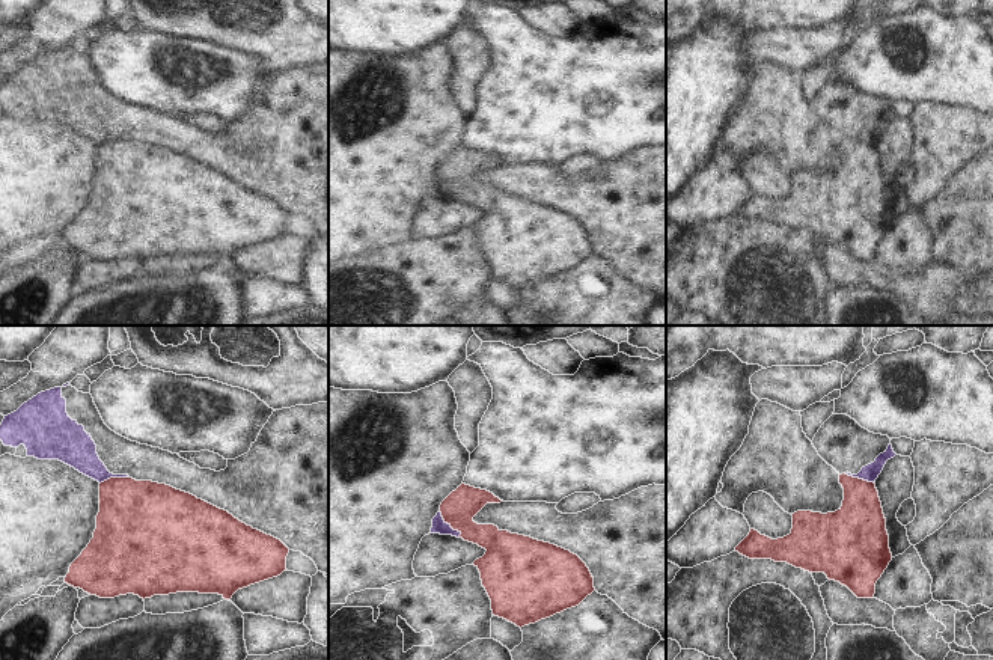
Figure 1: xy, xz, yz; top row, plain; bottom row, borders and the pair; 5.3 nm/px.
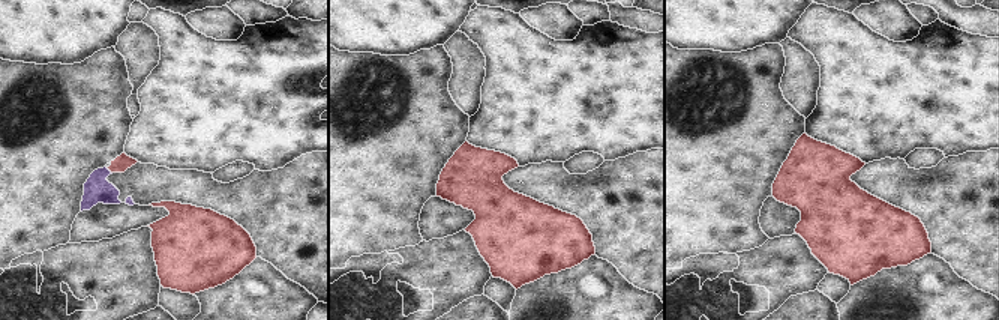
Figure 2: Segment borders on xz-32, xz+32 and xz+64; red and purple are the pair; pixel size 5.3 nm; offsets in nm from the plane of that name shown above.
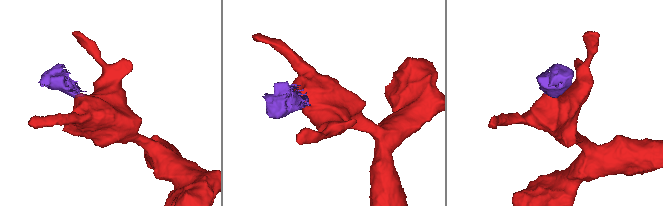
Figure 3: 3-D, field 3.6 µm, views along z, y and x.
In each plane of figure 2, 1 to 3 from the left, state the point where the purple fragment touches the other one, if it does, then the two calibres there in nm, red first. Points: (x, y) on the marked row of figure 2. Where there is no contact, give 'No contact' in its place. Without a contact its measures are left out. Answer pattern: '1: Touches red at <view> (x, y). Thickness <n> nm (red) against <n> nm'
1: Touches red at xz-32 (108, 169). Thickness 90 nm (red) against 140 nm
2: No contact
3: No contact.

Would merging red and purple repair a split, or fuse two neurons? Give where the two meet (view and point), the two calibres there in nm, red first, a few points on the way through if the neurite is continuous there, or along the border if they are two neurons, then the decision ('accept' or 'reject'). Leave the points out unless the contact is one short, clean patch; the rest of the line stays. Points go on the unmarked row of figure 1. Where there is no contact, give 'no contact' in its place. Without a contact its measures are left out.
meets red in xz at (449, 186); 180 nm thick on the red side, 80 nm on the other; border along xz (439, 174), (460, 199); reject

